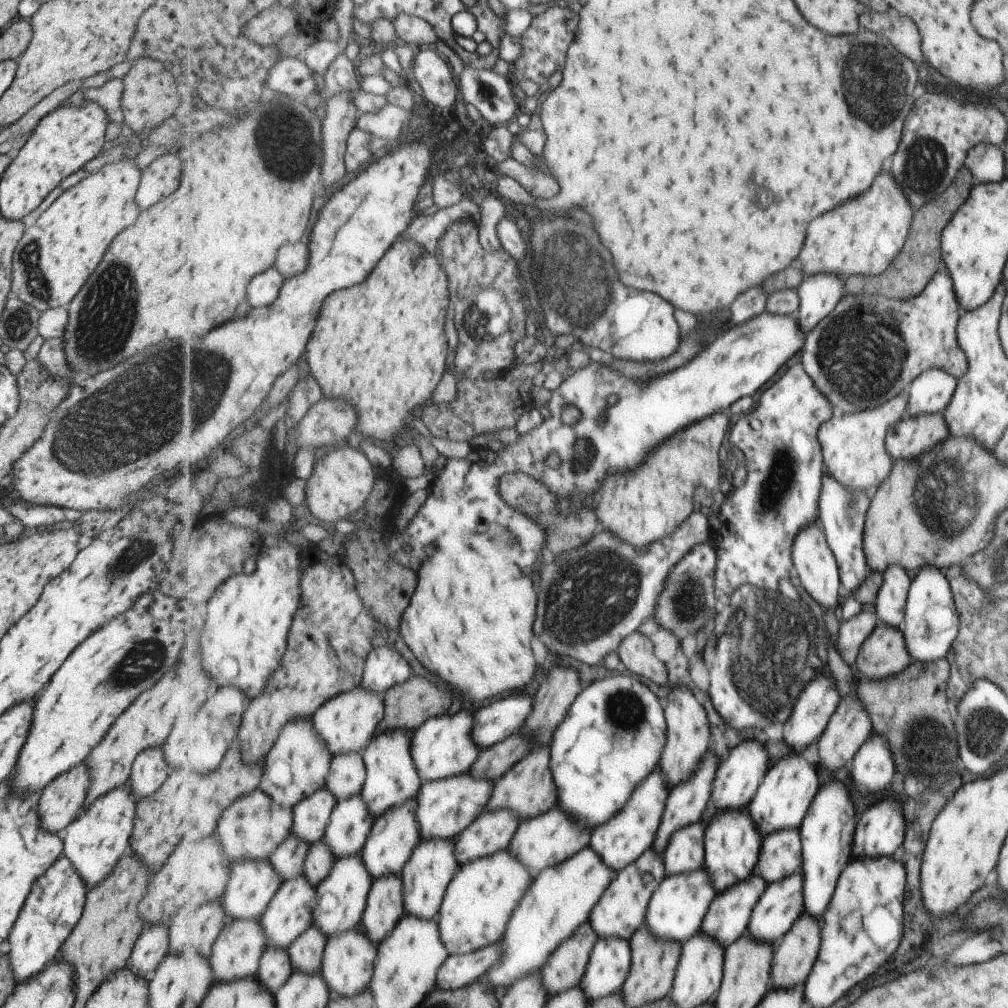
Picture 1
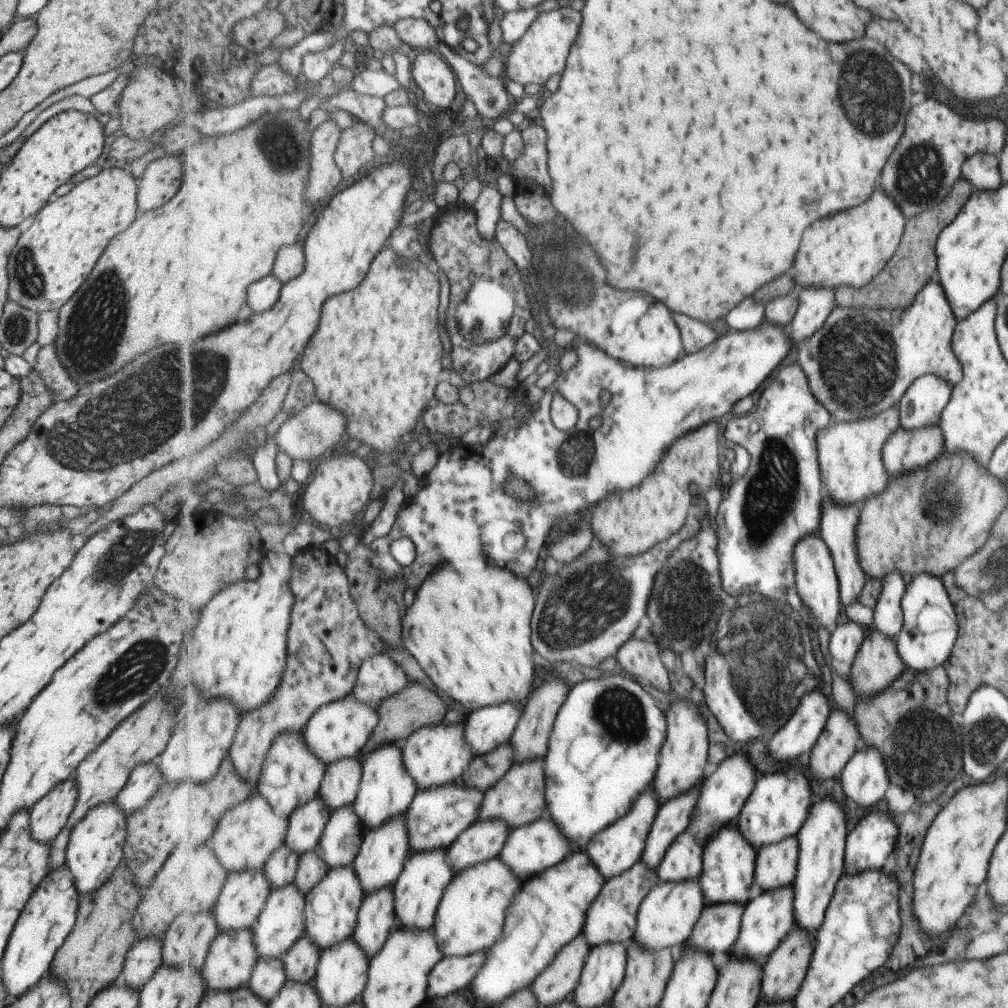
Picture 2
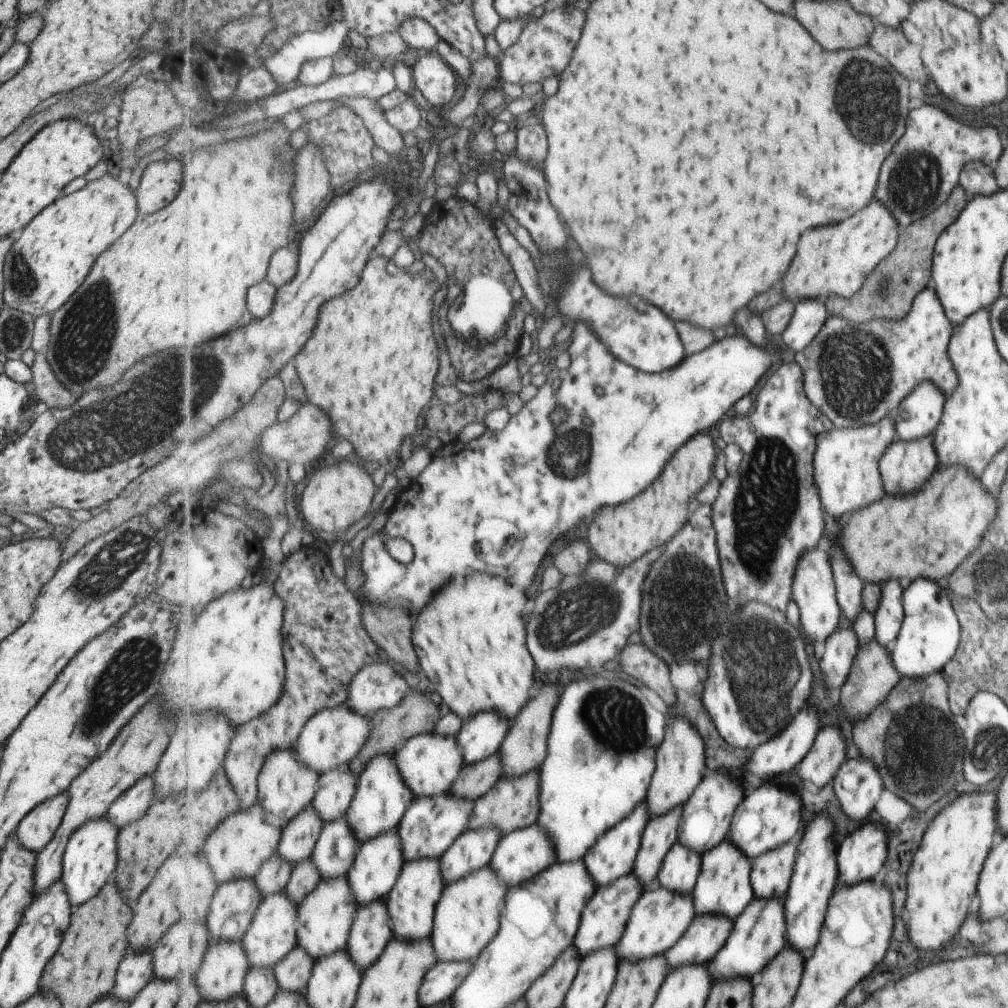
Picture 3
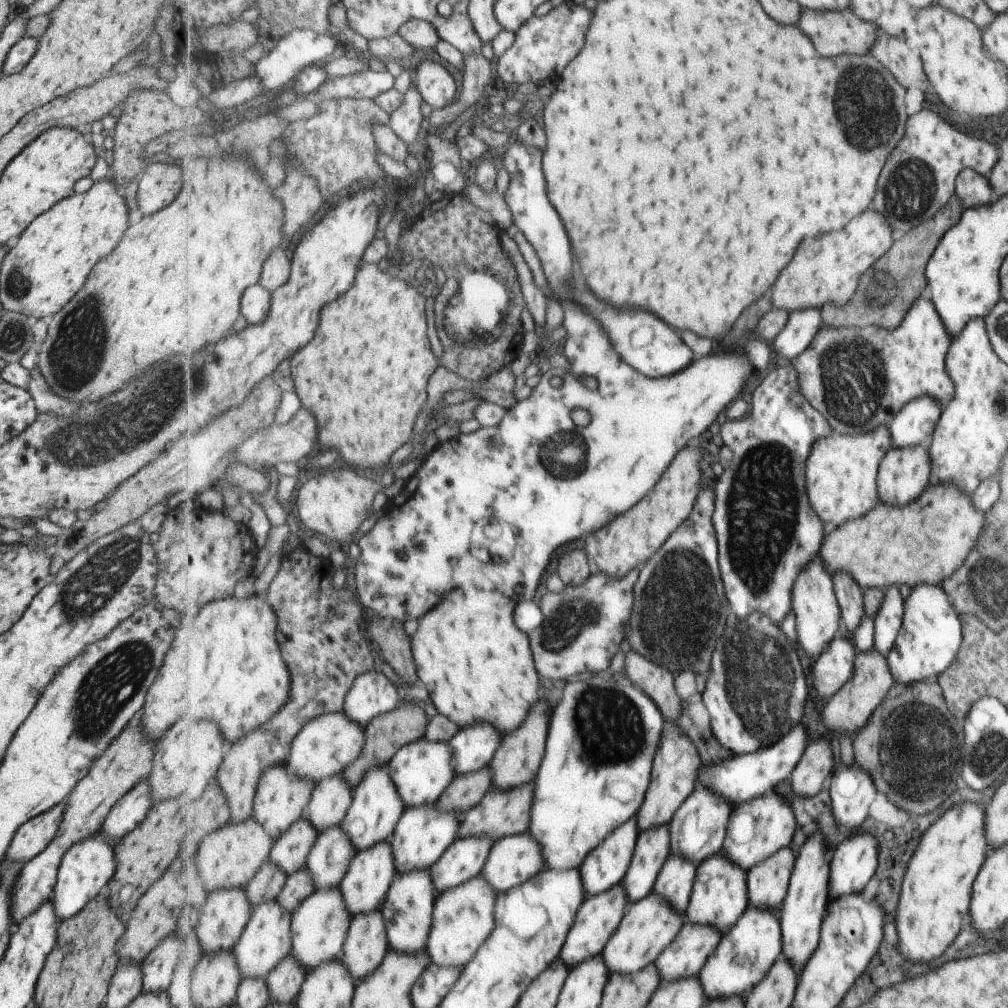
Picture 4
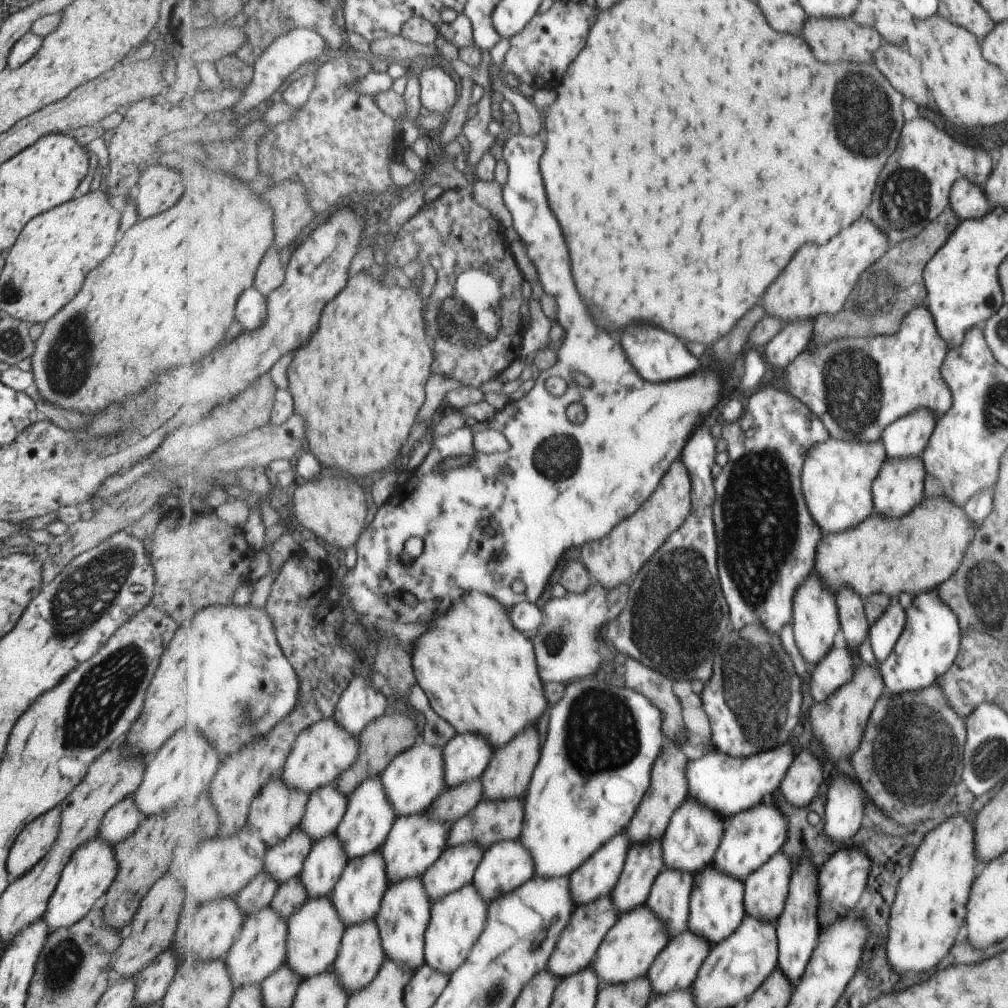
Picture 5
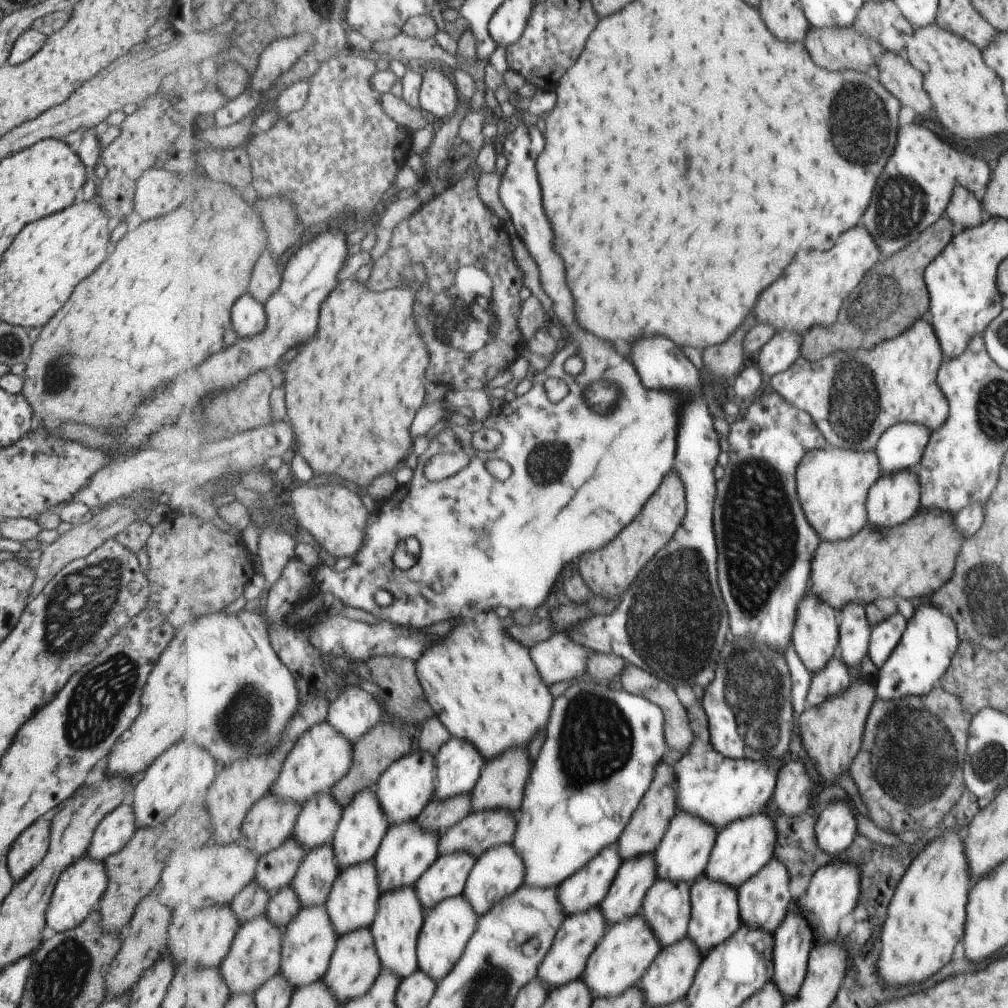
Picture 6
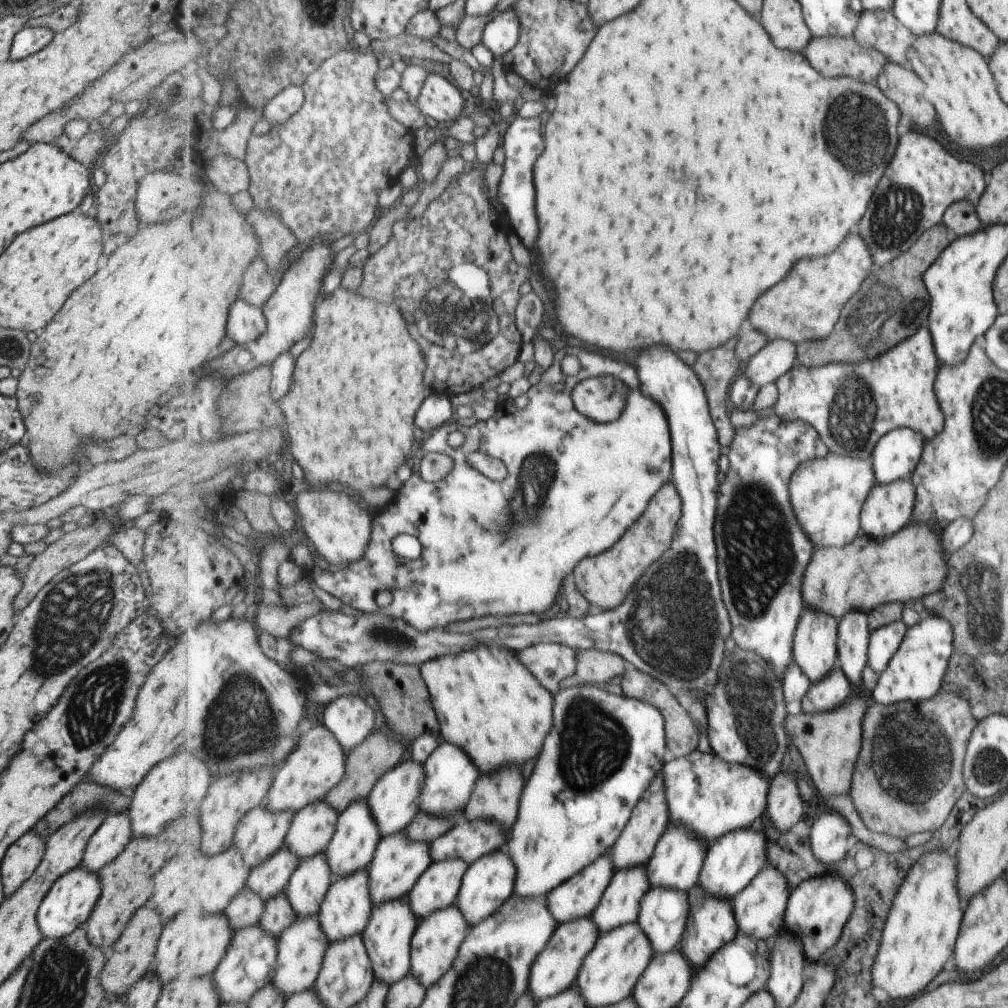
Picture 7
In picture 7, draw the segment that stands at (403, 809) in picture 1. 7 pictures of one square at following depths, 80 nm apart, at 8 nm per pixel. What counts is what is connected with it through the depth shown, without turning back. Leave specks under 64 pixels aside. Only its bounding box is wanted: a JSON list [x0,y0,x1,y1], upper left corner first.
[319,869,374,944]

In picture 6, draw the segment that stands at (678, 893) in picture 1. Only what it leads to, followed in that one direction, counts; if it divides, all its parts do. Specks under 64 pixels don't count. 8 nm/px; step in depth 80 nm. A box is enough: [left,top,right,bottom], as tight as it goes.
[583,913,663,997]

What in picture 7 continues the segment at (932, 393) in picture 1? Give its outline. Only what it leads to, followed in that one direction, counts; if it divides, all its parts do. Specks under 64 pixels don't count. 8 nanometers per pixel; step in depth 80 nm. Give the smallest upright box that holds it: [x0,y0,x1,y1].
[871,427,925,484]

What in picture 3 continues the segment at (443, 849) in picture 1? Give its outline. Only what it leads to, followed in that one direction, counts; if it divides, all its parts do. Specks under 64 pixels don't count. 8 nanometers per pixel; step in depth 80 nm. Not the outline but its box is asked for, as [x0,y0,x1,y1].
[387,859,446,941]

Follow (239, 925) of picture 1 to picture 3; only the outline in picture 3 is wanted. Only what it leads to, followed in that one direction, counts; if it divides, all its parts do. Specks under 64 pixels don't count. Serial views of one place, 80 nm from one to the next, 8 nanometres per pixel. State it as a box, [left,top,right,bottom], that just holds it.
[196,940,250,1001]

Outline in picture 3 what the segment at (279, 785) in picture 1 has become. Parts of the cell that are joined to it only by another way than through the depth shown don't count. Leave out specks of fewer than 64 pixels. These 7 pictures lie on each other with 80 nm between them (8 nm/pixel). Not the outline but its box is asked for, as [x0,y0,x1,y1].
[258,748,320,830]

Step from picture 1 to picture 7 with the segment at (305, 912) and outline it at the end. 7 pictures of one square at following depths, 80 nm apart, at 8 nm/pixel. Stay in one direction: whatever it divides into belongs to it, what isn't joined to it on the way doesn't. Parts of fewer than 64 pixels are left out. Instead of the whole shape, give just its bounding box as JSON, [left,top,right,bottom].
[213,924,277,1003]

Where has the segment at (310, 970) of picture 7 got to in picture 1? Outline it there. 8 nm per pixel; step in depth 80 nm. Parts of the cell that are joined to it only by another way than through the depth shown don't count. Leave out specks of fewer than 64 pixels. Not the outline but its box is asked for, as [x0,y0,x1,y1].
[313,853,374,938]

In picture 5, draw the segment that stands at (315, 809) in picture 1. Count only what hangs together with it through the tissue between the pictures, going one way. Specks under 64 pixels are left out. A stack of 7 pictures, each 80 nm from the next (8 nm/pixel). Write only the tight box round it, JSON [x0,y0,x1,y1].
[264,826,314,886]

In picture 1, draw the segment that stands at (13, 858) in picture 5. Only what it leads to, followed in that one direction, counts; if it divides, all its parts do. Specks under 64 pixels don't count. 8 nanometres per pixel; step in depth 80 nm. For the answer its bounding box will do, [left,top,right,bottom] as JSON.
[37,761,89,834]

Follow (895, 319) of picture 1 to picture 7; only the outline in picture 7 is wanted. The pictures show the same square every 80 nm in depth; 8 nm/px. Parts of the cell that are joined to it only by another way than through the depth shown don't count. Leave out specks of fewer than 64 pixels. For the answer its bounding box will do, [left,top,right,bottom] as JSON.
[775,325,944,459]

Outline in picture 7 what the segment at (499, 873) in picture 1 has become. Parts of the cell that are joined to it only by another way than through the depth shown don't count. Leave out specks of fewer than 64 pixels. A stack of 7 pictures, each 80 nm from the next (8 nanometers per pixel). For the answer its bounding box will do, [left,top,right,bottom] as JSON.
[411,904,470,988]

